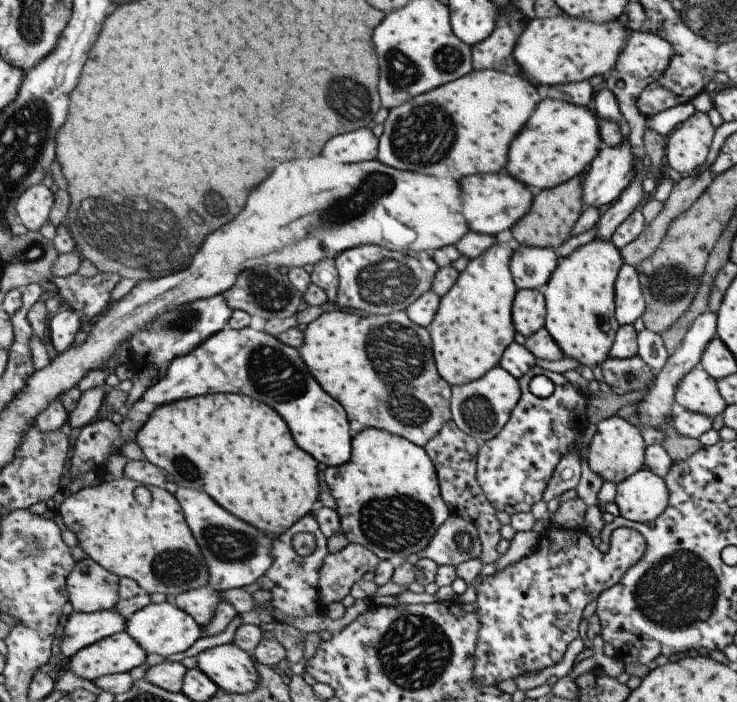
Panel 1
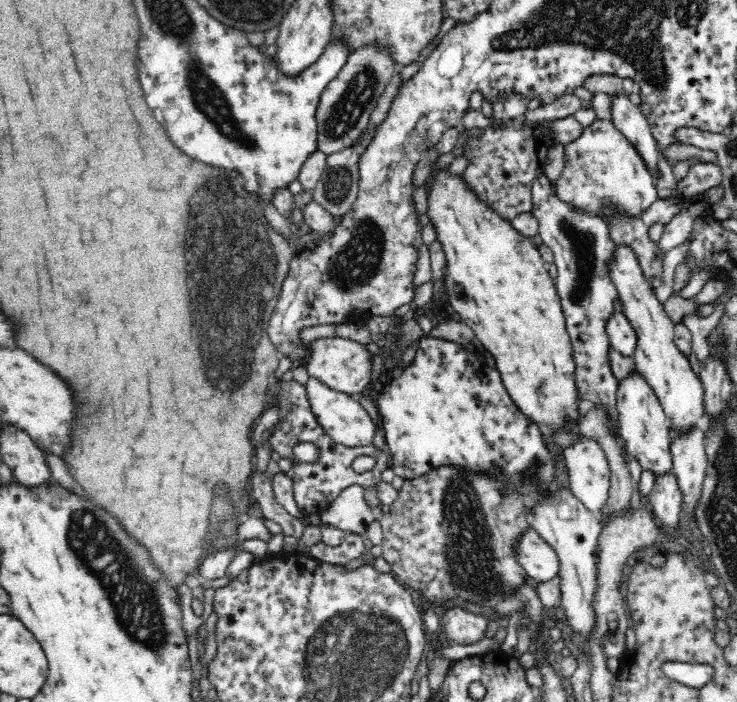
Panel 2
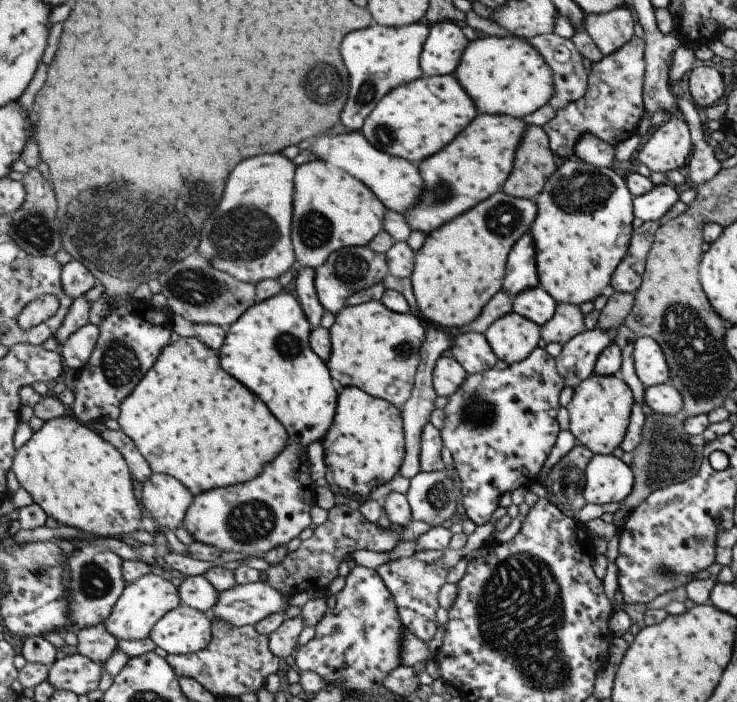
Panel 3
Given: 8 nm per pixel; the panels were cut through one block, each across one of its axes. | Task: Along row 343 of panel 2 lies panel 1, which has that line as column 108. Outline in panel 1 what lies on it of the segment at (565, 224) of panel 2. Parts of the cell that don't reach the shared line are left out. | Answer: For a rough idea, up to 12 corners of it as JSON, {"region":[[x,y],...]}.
{"region":[[90,557],[68,577],[79,613],[112,610],[121,577]]}

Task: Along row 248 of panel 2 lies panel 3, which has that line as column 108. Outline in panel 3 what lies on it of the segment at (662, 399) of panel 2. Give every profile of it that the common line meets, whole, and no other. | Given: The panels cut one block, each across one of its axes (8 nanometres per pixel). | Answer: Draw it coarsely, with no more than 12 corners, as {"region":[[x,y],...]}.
{"region":[[155,570],[127,585],[105,620],[118,640],[149,639],[182,606]]}

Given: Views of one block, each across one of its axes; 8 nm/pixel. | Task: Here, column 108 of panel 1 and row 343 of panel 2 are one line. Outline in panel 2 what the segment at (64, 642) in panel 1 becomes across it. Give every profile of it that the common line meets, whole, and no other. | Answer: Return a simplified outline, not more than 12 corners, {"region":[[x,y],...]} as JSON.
{"region":[[614,312],[606,332],[611,348],[633,357],[638,335],[624,312]]}

